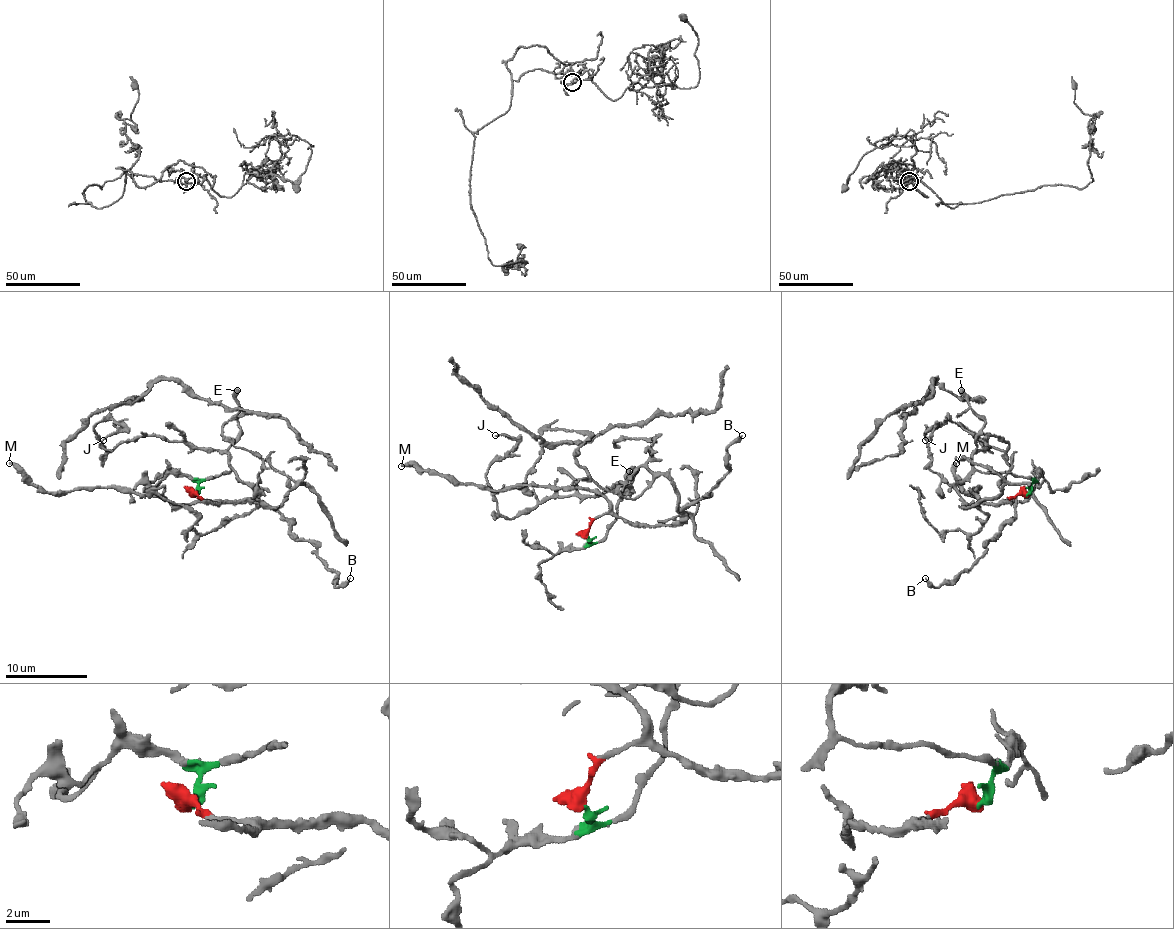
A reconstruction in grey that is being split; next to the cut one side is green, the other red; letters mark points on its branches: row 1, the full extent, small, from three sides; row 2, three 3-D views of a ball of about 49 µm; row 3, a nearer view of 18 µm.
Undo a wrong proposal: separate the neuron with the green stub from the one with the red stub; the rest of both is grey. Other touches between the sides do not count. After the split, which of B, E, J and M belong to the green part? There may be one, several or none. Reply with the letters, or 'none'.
E, J

